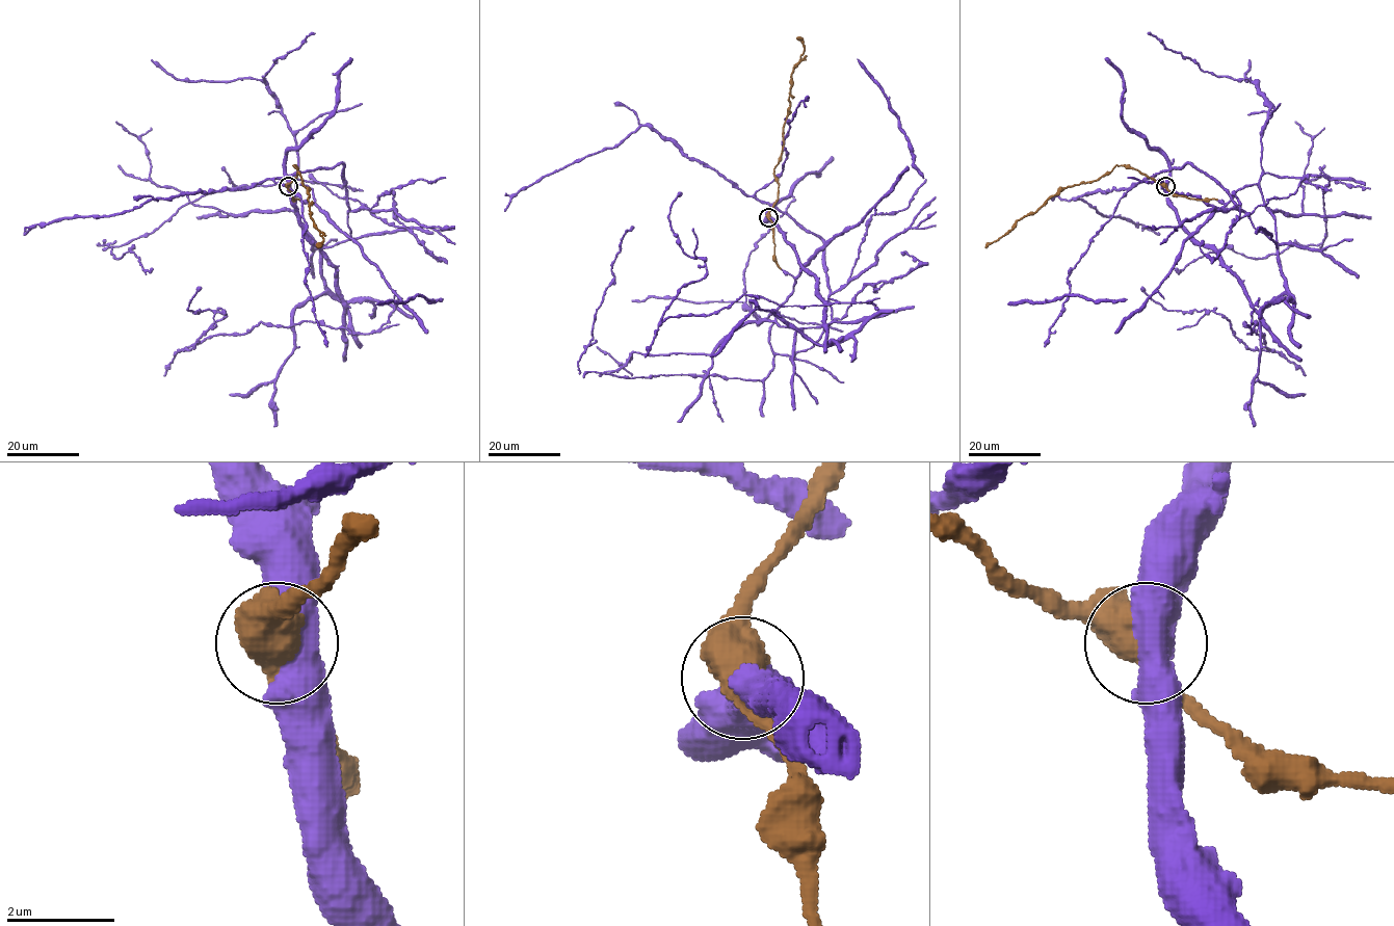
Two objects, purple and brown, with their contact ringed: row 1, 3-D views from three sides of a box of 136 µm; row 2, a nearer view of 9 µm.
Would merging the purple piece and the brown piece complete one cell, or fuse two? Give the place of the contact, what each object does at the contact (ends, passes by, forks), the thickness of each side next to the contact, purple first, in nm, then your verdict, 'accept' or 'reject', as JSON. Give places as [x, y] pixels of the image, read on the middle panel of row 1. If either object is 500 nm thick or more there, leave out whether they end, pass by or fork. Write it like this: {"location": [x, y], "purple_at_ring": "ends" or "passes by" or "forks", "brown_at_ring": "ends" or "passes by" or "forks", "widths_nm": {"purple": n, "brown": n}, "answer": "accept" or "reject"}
{"location": [768, 217], "widths_nm": {"purple": 600, "brown": 550}, "answer": "accept"}

